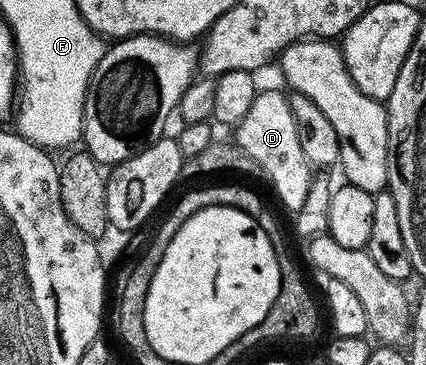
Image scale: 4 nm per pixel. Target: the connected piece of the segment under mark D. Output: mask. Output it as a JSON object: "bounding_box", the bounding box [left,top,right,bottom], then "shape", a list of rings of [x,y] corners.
{"bounding_box":[235,90,315,213],"shape":[[[258,90],[255,101],[248,111],[247,117],[239,121],[235,128],[235,142],[247,153],[247,157],[255,157],[259,165],[263,165],[265,175],[273,186],[281,203],[293,213],[300,212],[307,201],[307,189],[315,175],[309,166],[307,157],[303,157],[303,149],[299,145],[299,133],[295,125],[295,117],[291,113],[289,95],[281,91]]]}

